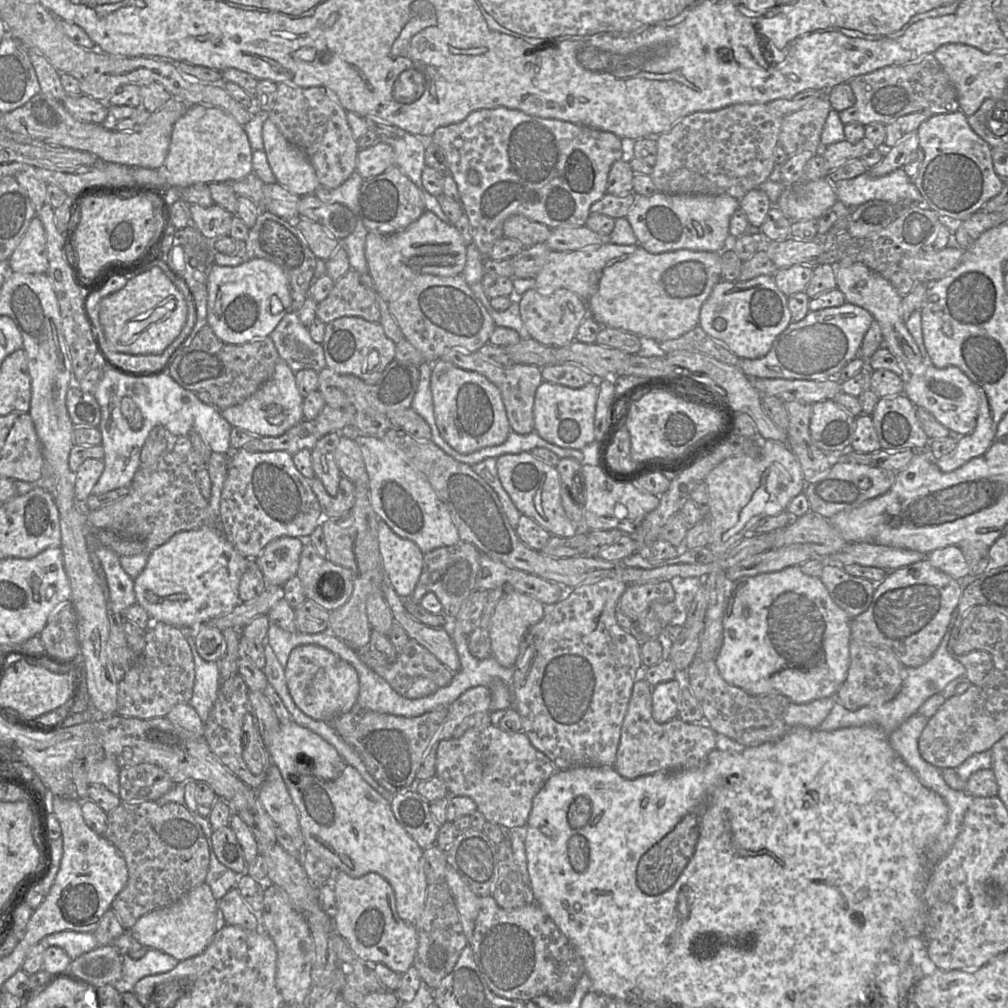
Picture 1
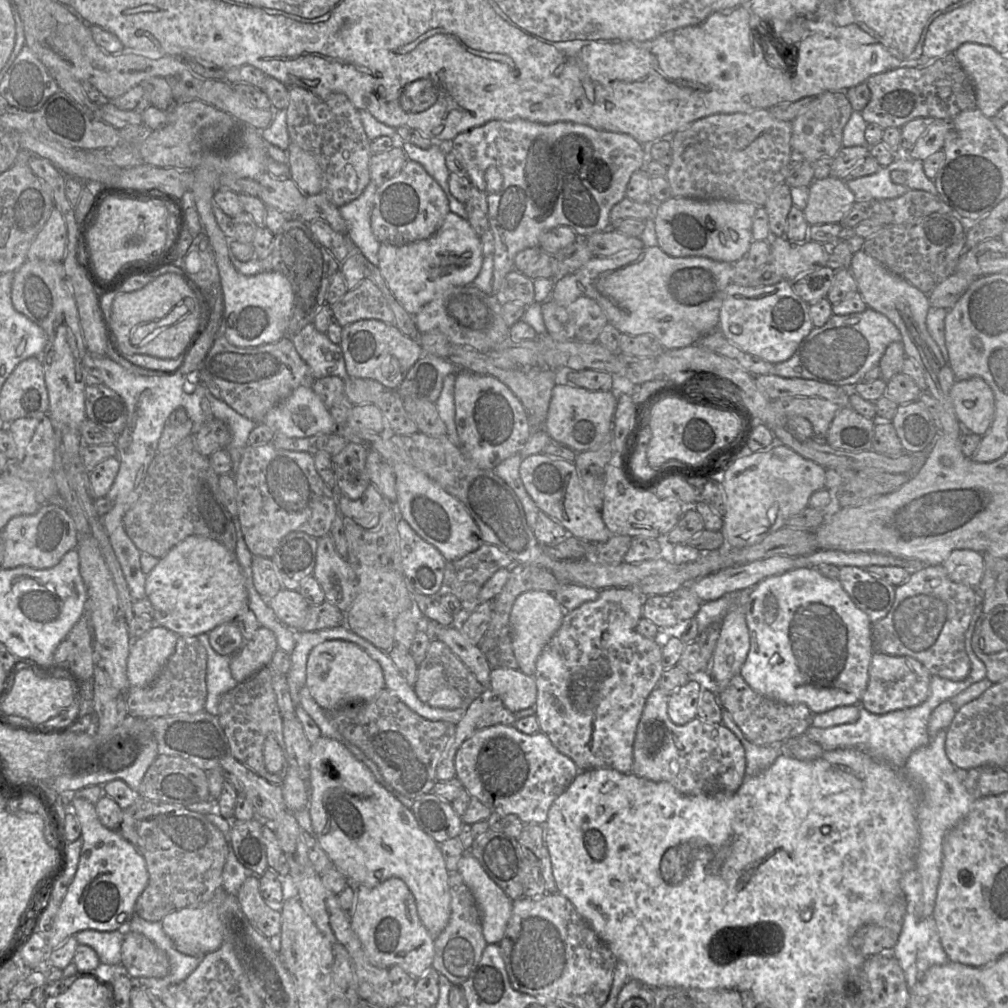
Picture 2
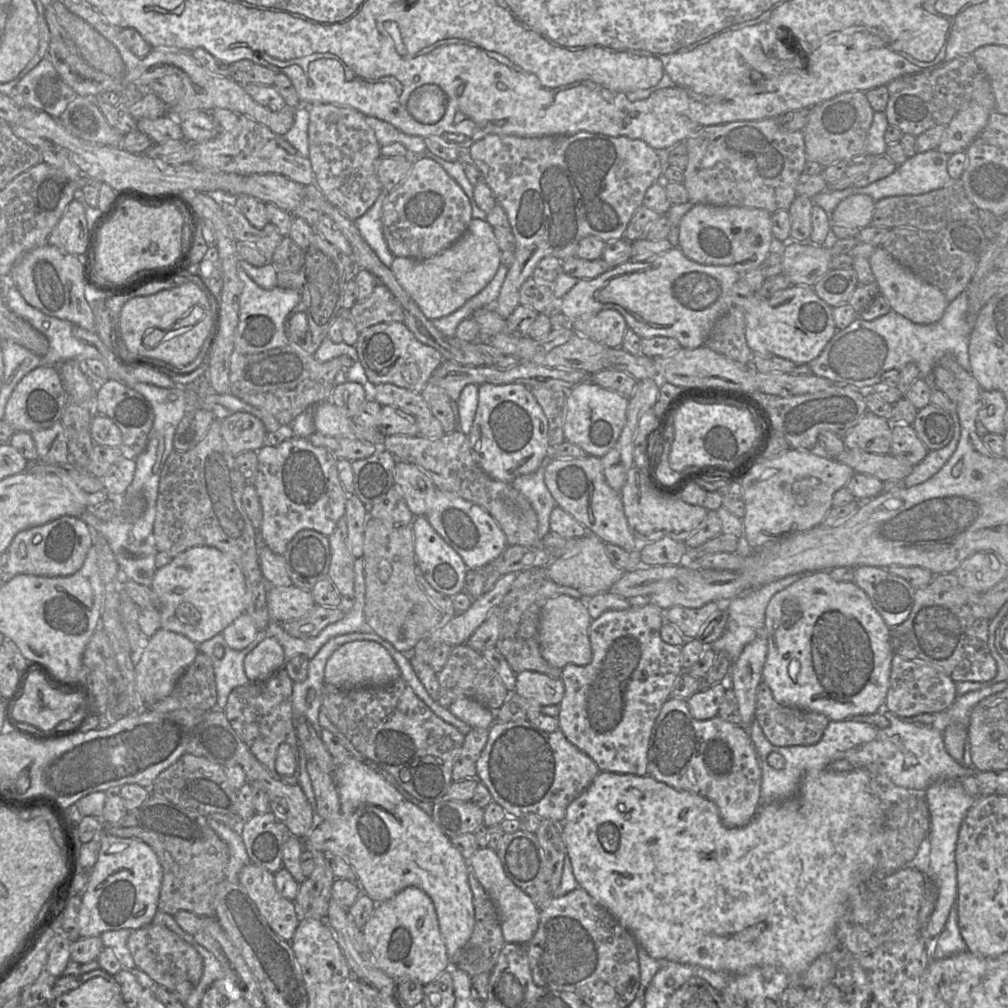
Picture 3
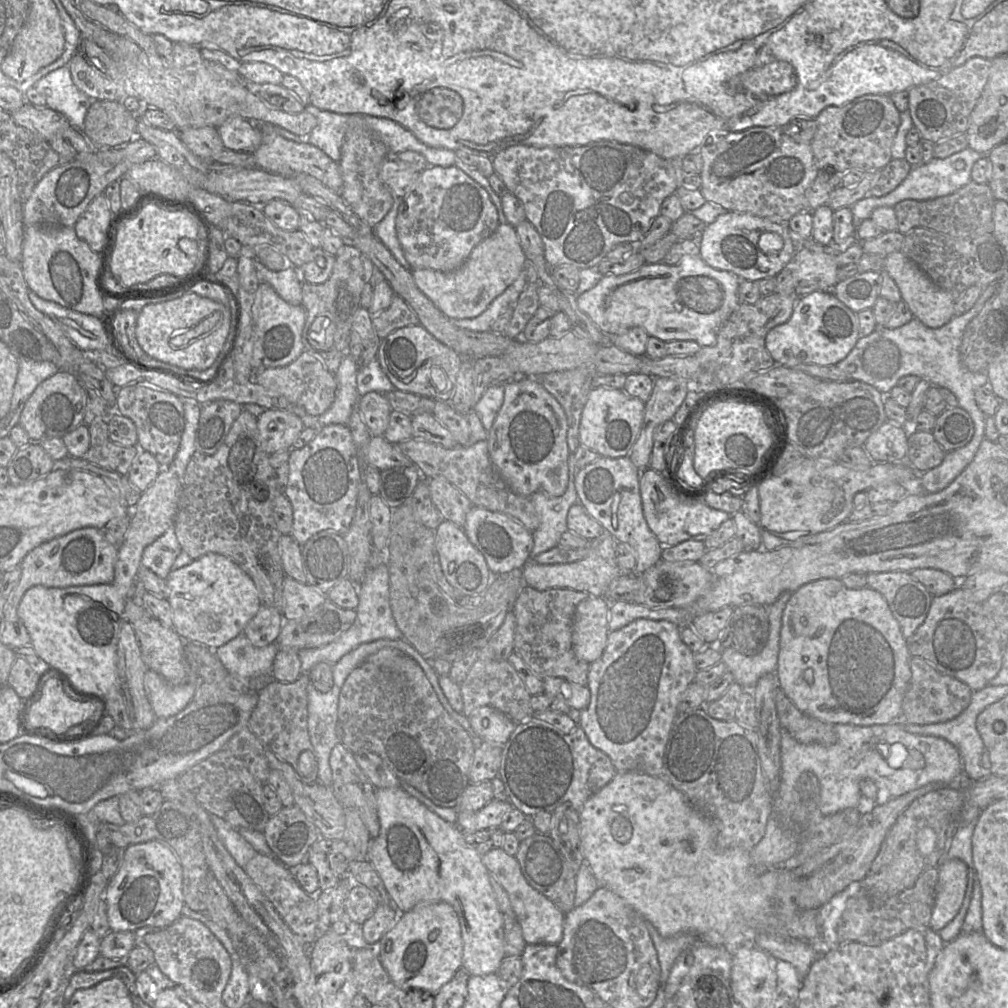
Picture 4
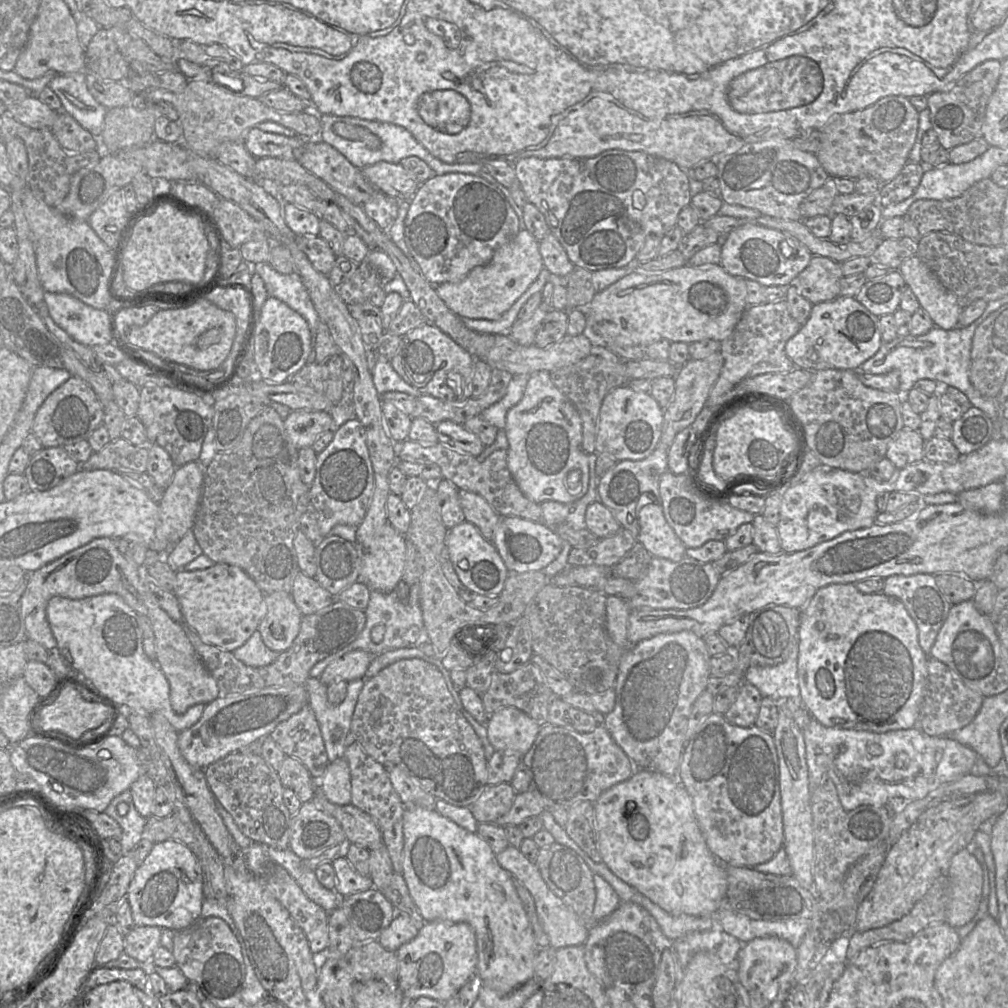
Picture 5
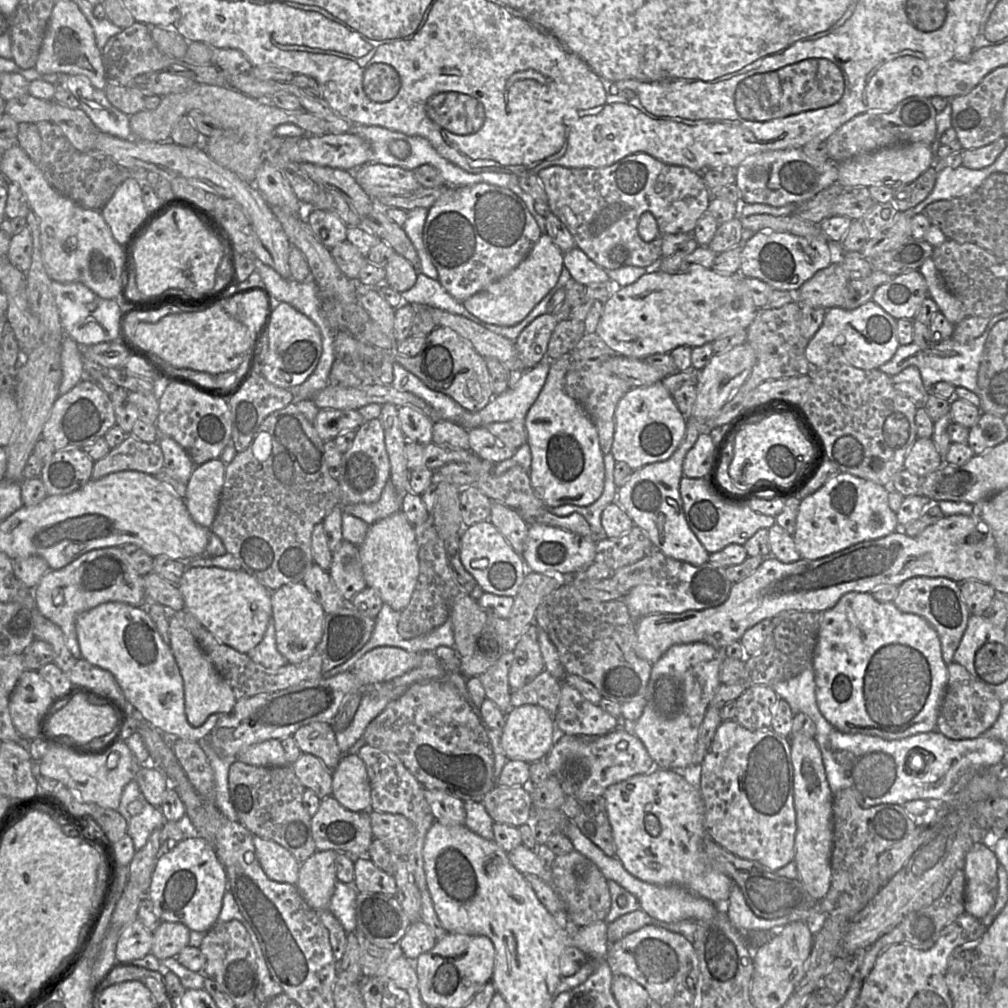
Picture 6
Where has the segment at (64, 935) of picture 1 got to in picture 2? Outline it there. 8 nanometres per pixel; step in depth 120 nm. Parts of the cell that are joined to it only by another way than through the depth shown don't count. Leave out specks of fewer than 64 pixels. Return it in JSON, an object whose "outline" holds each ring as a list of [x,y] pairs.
{"outline":[[[84,930],[73,937],[79,945],[86,945],[94,949],[103,965],[121,964],[121,947],[124,931],[101,932]]]}

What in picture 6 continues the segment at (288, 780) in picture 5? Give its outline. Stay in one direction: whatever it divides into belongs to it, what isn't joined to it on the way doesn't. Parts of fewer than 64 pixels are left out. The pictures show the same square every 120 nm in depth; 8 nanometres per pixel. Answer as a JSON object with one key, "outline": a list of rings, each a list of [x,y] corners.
{"outline":[[[302,753],[290,766],[302,785],[318,798],[331,795],[332,772],[328,771],[317,757]]]}

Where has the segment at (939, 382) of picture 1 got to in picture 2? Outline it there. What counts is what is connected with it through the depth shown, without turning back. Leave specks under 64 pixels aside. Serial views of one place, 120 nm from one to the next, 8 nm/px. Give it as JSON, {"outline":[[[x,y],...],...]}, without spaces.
{"outline":[[[982,378],[957,379],[951,388],[956,418],[974,434],[984,435],[995,415],[995,396]]]}

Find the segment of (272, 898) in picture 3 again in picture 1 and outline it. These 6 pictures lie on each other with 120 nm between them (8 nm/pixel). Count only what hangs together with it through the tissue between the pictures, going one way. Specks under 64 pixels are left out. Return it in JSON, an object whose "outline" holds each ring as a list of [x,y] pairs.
{"outline":[[[237,888],[228,891],[219,901],[220,918],[227,924],[246,930],[261,930],[259,918],[245,903]]]}

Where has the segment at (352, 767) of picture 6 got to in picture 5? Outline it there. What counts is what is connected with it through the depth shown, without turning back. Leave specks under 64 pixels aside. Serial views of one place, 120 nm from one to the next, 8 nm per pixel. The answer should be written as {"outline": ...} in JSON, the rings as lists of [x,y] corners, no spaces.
{"outline":[[[343,757],[331,762],[323,775],[315,780],[317,791],[329,802],[351,805],[351,774]]]}

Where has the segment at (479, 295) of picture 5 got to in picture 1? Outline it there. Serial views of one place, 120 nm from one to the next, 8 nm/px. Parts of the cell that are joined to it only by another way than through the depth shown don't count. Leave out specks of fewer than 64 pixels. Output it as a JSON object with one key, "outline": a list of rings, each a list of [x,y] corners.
{"outline":[[[426,210],[415,222],[396,233],[383,235],[369,231],[365,255],[368,273],[378,293],[384,301],[390,302],[397,299],[403,288],[419,275],[461,275],[466,266],[467,243],[453,225]]]}

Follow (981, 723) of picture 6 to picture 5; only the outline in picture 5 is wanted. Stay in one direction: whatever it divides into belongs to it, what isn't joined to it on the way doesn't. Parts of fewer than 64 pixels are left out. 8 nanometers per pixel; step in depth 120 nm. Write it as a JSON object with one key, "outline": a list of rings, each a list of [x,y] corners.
{"outline":[[[937,659],[927,661],[927,683],[920,706],[917,727],[932,737],[946,737],[968,725],[979,712],[983,698],[979,692],[965,685],[952,670]]]}

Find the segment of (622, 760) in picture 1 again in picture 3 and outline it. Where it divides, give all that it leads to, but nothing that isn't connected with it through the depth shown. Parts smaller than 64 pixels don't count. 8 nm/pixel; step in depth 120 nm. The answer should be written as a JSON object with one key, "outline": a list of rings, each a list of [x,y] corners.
{"outline":[[[679,698],[666,700],[655,719],[648,744],[647,775],[710,801],[717,808],[722,823],[729,828],[748,824],[761,806],[761,765],[747,729],[719,717],[697,720],[691,715],[687,701]]]}

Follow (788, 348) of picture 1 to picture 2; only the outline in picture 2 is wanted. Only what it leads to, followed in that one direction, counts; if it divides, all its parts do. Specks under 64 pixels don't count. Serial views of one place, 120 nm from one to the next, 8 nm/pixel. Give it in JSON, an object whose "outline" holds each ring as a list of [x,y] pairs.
{"outline":[[[871,308],[859,313],[833,314],[823,326],[811,330],[789,359],[774,365],[773,375],[815,380],[838,386],[857,384],[863,380],[869,370],[878,365],[886,348],[891,343],[900,341],[901,334],[898,328],[885,315]]]}

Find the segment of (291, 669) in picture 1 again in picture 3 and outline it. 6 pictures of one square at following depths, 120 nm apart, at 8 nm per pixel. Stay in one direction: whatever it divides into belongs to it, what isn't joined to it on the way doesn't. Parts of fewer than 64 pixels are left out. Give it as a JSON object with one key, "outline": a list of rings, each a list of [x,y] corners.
{"outline":[[[352,641],[341,645],[329,657],[324,669],[325,685],[339,690],[378,688],[400,678],[400,670],[389,652],[371,641]]]}

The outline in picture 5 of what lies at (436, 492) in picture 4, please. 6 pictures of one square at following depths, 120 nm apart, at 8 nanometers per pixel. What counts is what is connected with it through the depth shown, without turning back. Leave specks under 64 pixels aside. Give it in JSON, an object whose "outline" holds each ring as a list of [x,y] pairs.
{"outline":[[[459,490],[459,501],[465,521],[476,526],[481,534],[490,540],[502,516],[476,493]]]}

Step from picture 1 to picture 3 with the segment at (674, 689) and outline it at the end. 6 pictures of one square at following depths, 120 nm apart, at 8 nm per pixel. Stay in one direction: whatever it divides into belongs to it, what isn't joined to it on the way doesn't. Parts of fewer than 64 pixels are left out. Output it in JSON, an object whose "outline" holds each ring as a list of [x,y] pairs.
{"outline":[[[727,679],[695,693],[686,700],[691,715],[697,720],[717,717],[719,707],[728,689],[730,688]]]}

